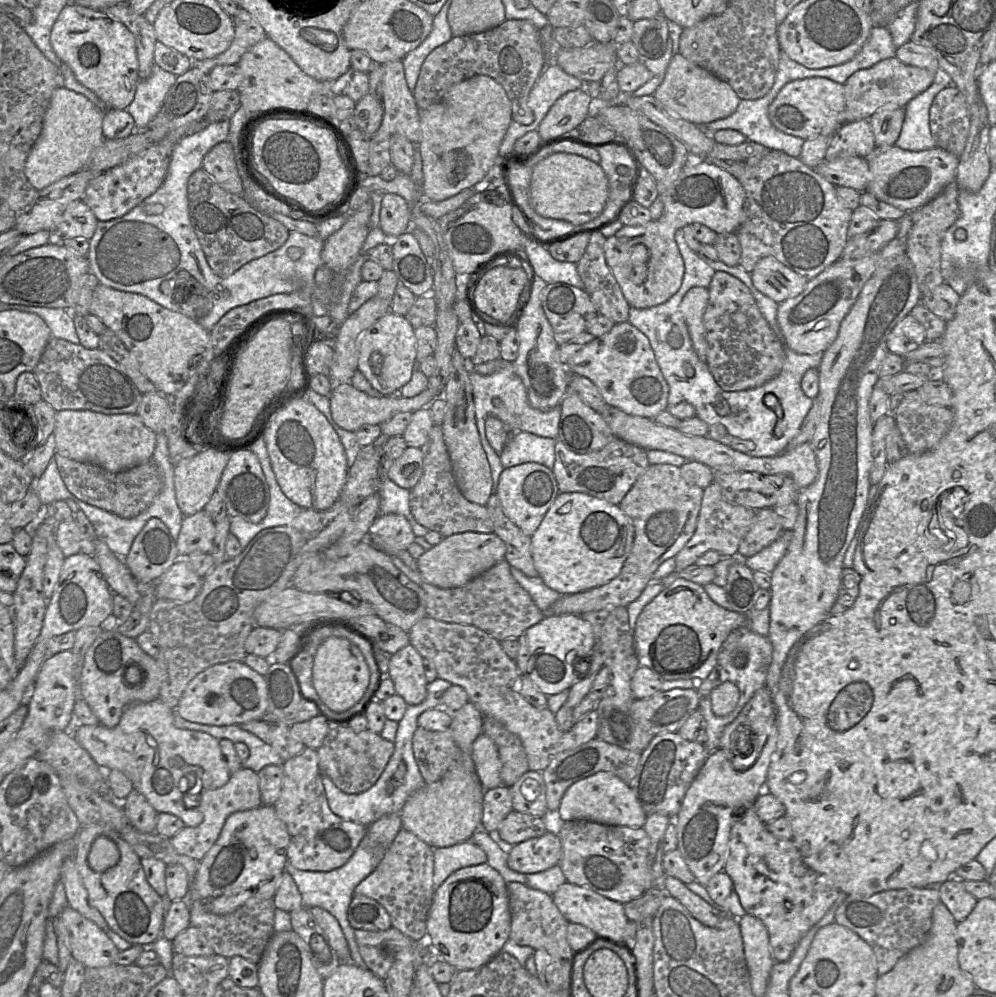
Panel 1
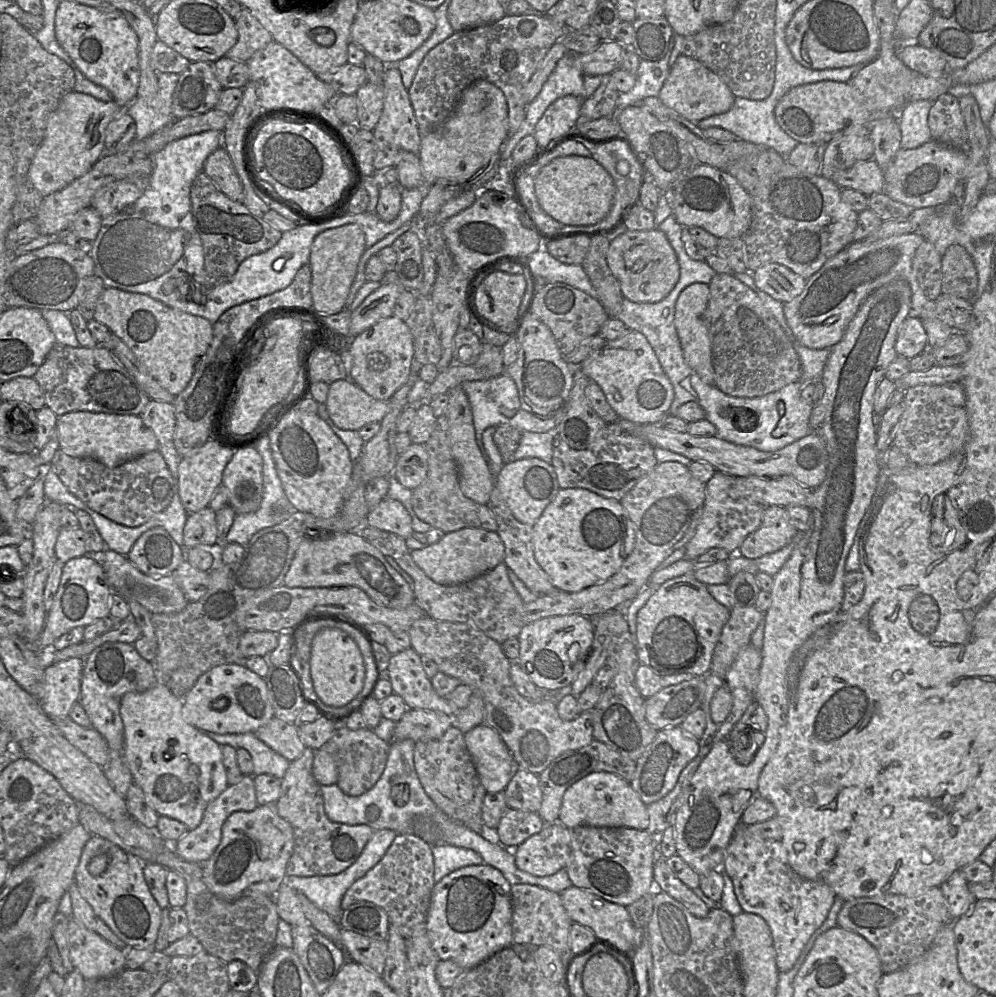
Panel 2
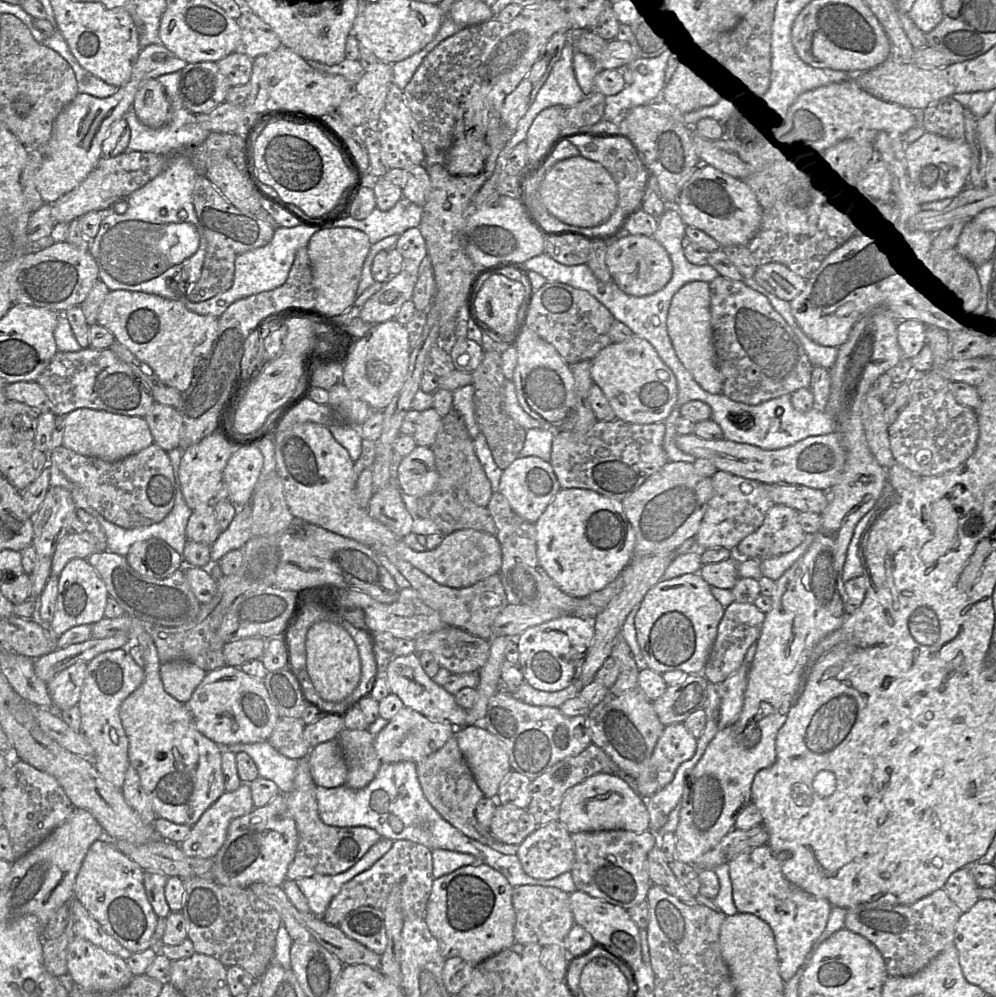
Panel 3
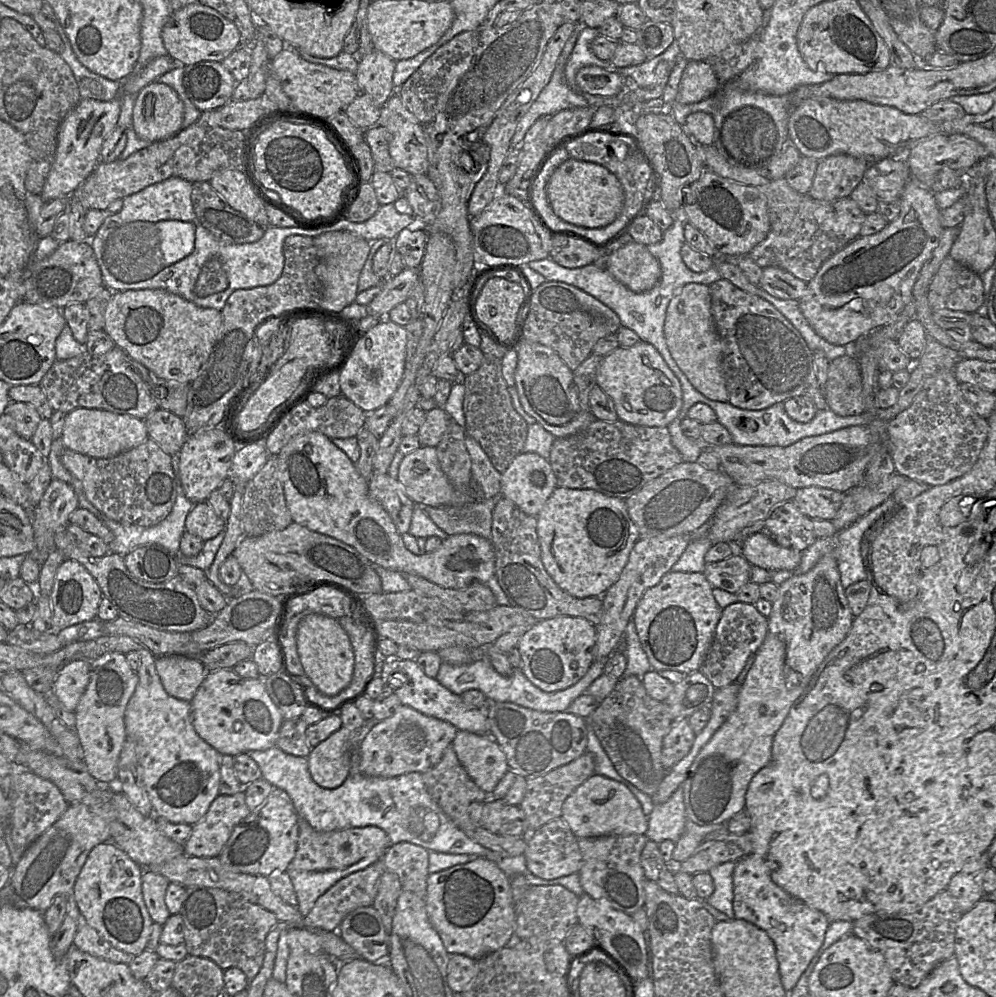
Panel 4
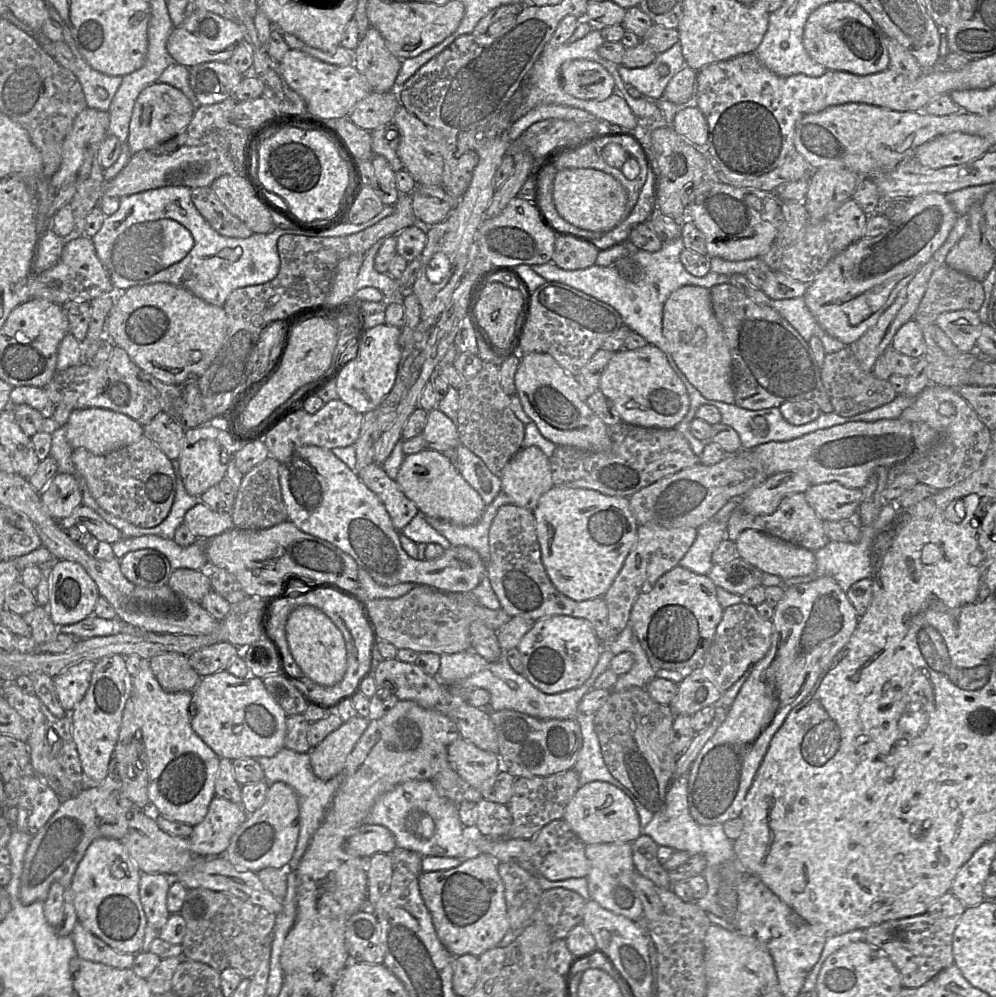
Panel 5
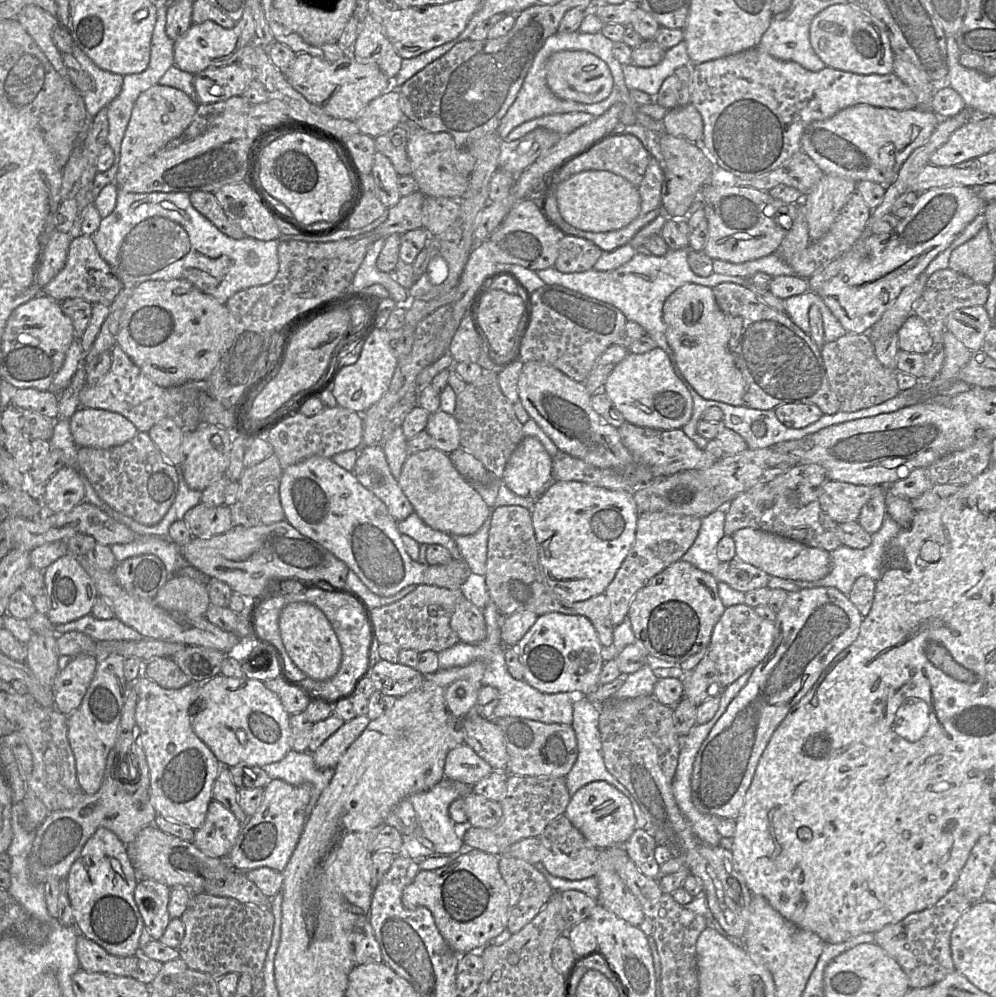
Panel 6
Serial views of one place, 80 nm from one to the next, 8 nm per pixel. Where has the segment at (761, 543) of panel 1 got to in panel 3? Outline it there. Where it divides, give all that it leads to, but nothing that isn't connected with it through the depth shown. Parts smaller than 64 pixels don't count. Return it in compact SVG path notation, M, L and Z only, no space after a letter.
M774 504L766 513L761 526L731 549L732 555L762 559L792 551L805 538L798 513L789 506Z

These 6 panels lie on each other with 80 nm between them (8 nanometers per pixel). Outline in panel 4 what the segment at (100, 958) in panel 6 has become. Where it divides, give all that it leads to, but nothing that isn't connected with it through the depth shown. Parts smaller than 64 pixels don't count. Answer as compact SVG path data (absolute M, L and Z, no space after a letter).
M80 914L73 946L92 956L108 960L113 963L129 964L134 955L118 950L104 939L85 918Z

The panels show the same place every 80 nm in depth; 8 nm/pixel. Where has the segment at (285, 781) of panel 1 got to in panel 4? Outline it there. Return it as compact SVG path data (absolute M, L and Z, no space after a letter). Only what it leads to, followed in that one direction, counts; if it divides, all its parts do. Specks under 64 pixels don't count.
M298 815L298 846L286 872L290 877L293 877L299 872L345 869L357 863L372 851L386 851L390 845L386 832L376 826L319 832Z

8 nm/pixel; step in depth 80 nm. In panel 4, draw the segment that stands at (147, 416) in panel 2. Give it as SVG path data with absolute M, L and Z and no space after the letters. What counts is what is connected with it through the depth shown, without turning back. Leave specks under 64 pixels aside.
M158 408L144 421L148 438L154 440L165 453L174 455L180 452L188 438L188 431L181 417Z

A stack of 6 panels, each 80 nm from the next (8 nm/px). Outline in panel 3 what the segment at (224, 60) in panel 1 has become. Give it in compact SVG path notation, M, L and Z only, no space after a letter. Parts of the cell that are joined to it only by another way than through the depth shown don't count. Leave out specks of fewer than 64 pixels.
M240 6L241 15L236 20L240 28L240 40L236 52L256 58L267 55L282 45L275 31L247 6Z

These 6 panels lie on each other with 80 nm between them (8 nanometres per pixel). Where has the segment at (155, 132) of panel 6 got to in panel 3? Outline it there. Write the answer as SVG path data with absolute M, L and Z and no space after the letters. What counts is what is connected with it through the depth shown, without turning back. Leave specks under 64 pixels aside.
M157 79L147 80L137 91L132 108L146 126L160 128L170 120L171 103Z

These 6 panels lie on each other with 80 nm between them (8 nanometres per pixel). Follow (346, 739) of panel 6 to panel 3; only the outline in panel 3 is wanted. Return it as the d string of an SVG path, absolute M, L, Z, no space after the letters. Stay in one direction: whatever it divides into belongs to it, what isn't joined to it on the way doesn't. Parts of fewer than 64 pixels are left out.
M337 739L311 748L308 762L316 786L336 788L345 785L347 766Z

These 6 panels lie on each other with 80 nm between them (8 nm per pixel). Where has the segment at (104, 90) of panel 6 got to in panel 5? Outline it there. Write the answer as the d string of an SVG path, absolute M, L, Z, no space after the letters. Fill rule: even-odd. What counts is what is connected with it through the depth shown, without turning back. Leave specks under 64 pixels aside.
M49 5L48 11L51 19L61 28L63 41L73 53L75 59L73 73L81 84L87 107L108 112L123 76L109 76L93 69L82 57L69 28L58 11ZM99 87L107 91L107 97L104 100L100 99L96 94L96 89Z

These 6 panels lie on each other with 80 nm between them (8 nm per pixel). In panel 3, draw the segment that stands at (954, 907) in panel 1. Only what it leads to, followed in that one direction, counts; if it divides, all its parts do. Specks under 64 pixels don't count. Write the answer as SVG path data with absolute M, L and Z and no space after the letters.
M971 866L952 873L943 888L962 913L971 909L980 899L980 887L974 879Z

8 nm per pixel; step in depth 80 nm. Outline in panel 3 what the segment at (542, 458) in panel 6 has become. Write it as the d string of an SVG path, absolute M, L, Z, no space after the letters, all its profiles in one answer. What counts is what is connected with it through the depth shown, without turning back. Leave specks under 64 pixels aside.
M528 456L515 459L502 471L498 491L507 499L517 515L535 523L560 489L550 462L536 456Z

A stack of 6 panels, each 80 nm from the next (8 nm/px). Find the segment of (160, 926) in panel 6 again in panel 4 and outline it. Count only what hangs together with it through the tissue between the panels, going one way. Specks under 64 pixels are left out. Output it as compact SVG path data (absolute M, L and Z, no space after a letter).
M143 869L143 898L153 922L161 925L164 925L171 915L165 903L169 883L170 881L165 876Z

